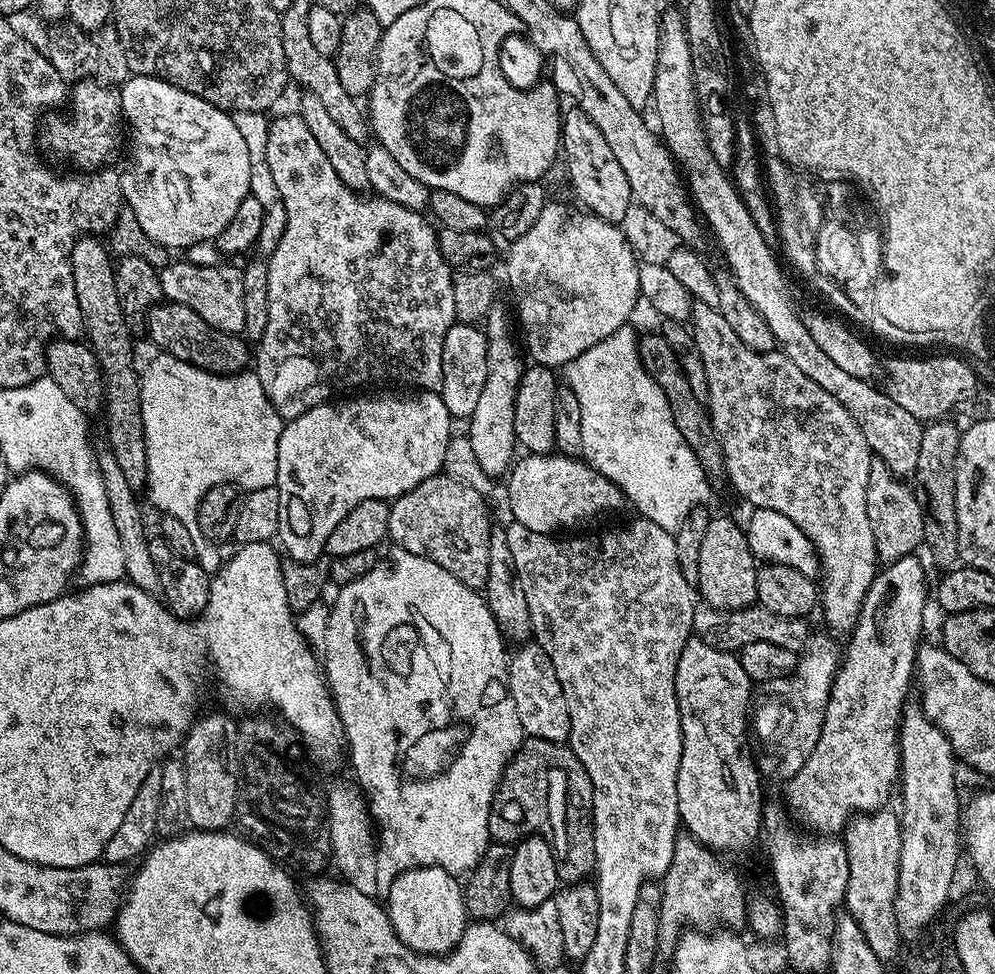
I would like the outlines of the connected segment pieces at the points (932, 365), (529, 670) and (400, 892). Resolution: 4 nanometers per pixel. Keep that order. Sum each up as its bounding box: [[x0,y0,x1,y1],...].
[[886,354,978,422],[508,642,570,744],[386,866,470,956]]

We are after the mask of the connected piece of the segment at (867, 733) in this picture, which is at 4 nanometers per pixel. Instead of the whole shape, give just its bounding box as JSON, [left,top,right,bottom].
[785,555,926,835]

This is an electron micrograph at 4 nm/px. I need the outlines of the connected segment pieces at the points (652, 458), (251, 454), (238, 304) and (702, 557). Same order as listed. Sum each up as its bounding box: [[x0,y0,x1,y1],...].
[[562,326,713,534],[140,354,285,533],[159,262,243,333],[695,515,758,612]]

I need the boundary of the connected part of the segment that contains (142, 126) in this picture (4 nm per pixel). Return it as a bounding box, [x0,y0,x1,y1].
[118,75,254,250]

